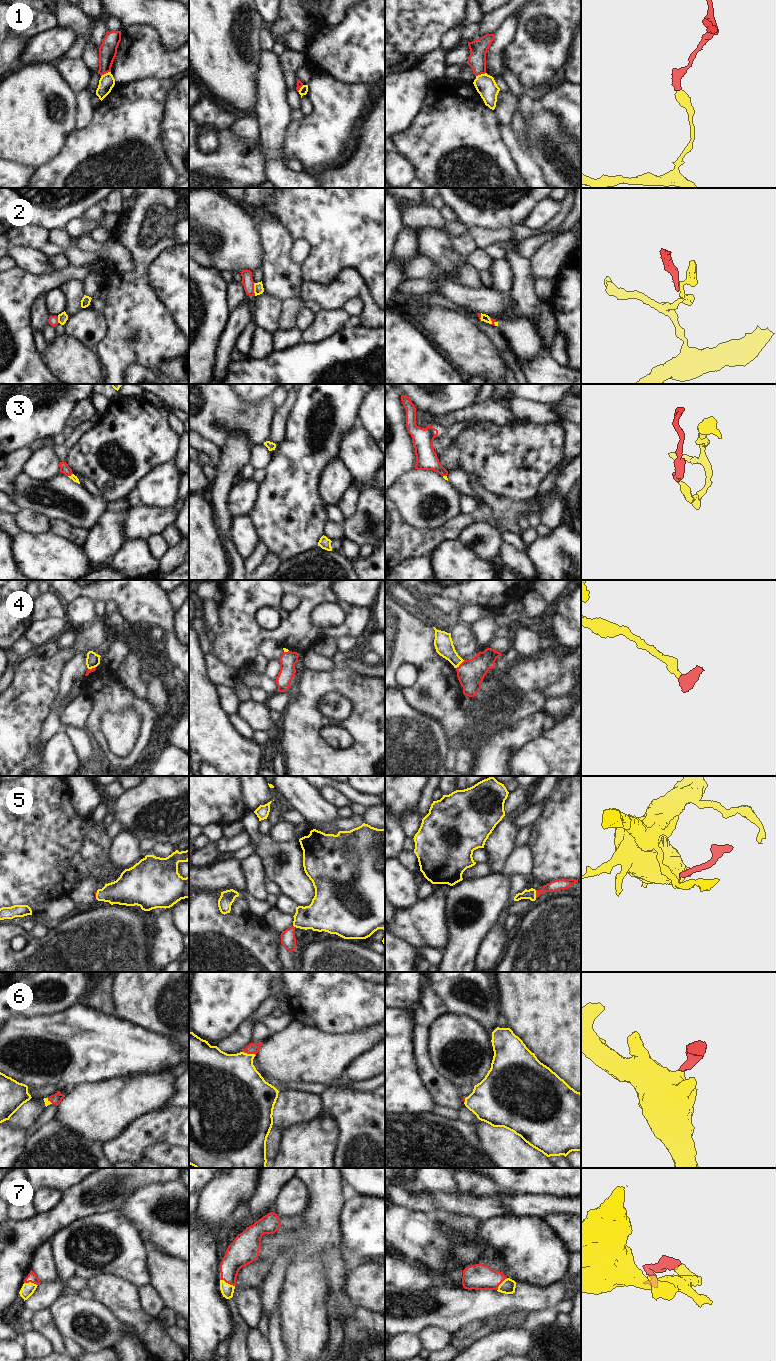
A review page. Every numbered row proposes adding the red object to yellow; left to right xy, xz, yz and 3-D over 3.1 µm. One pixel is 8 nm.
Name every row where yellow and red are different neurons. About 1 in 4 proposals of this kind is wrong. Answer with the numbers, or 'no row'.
1, 2, 4

